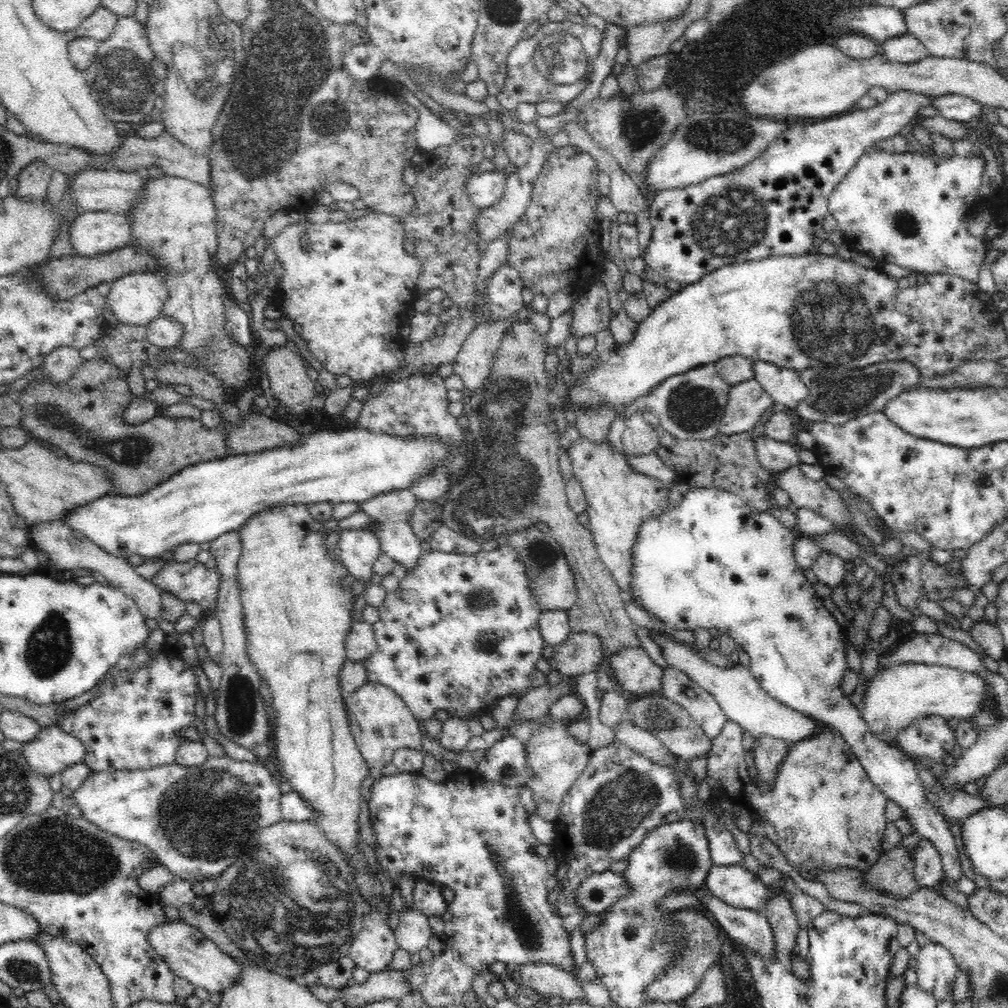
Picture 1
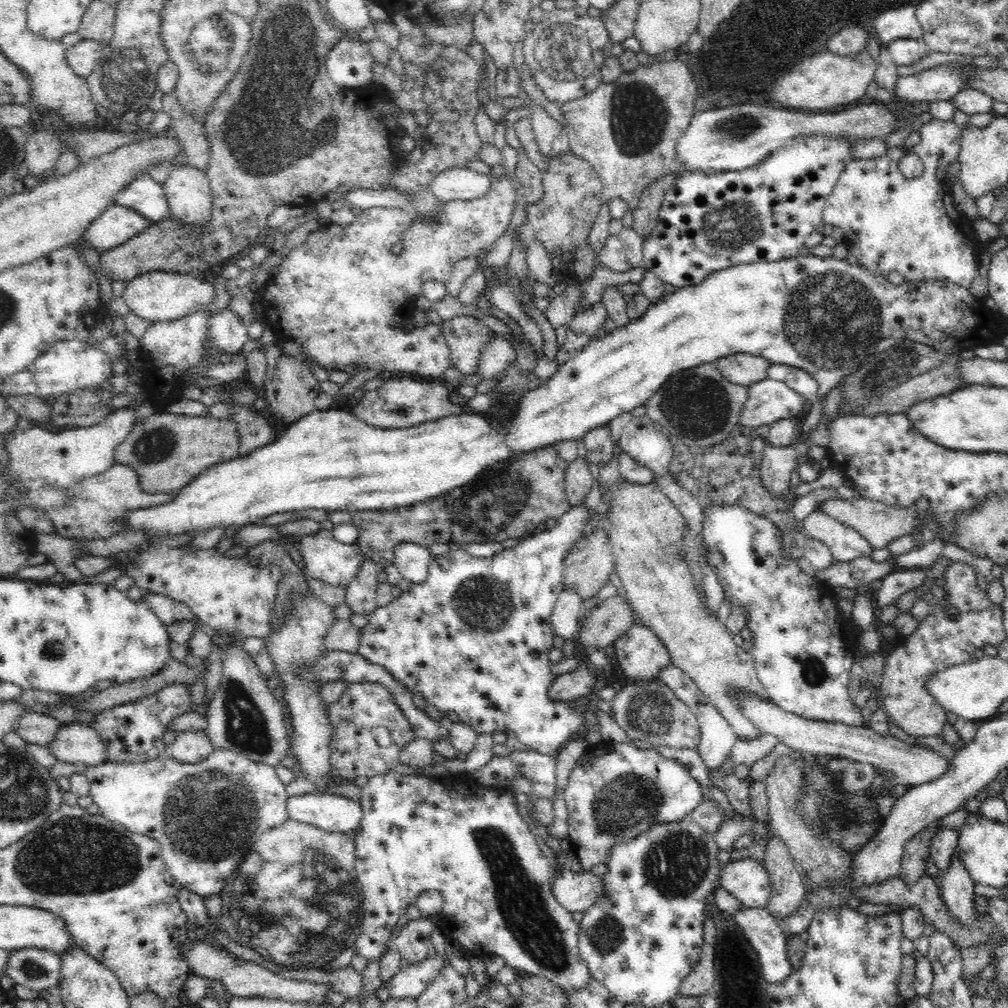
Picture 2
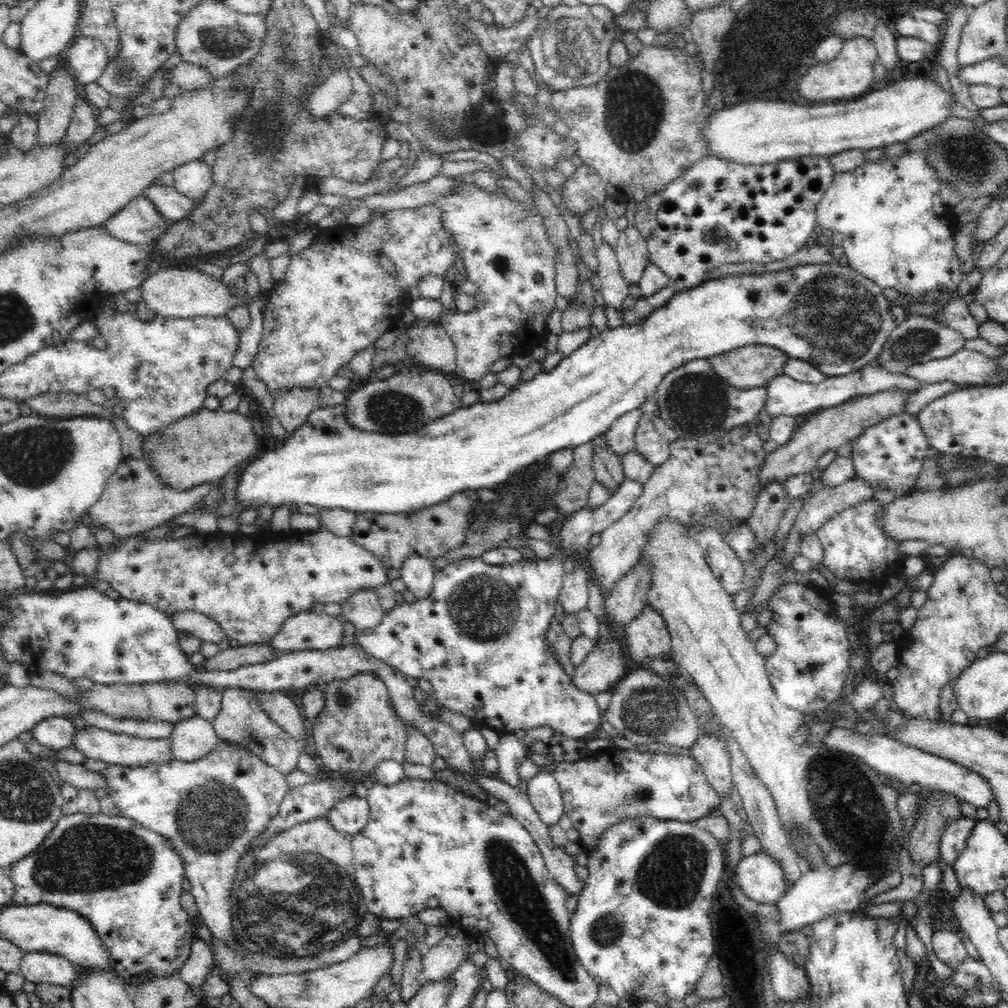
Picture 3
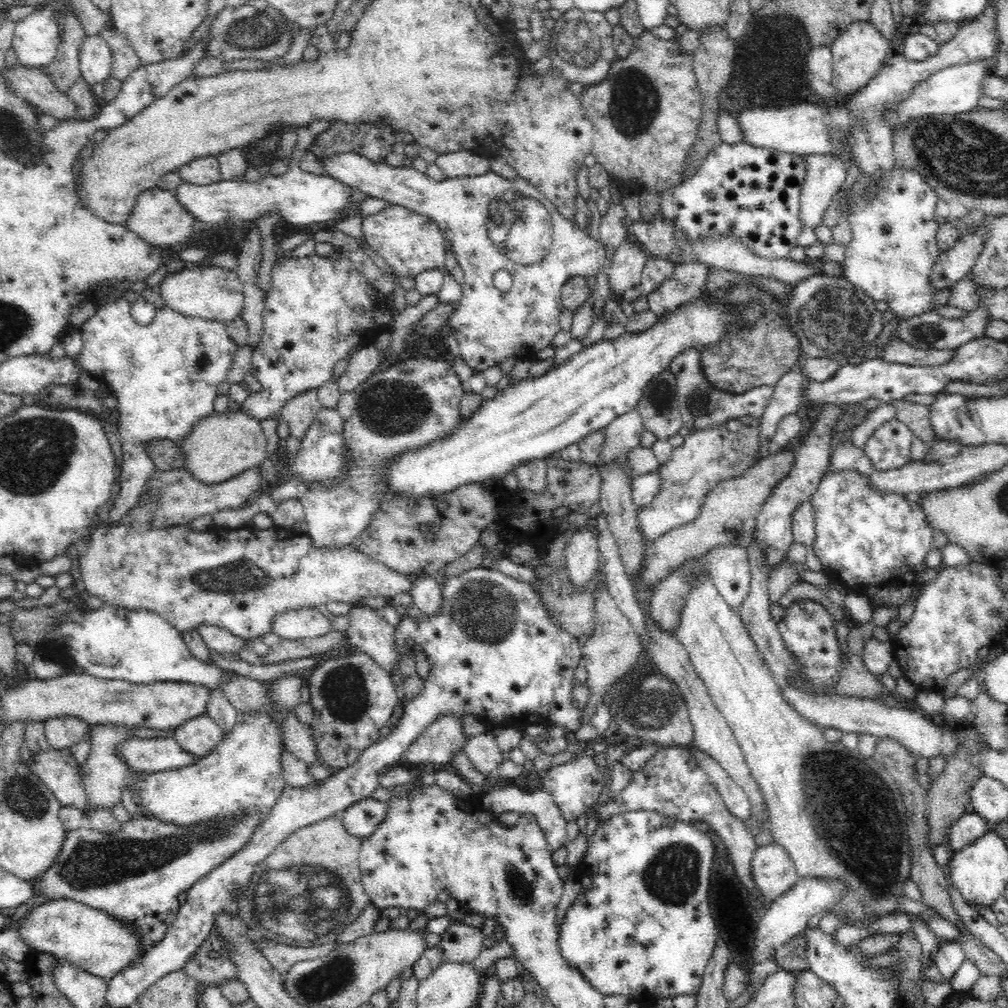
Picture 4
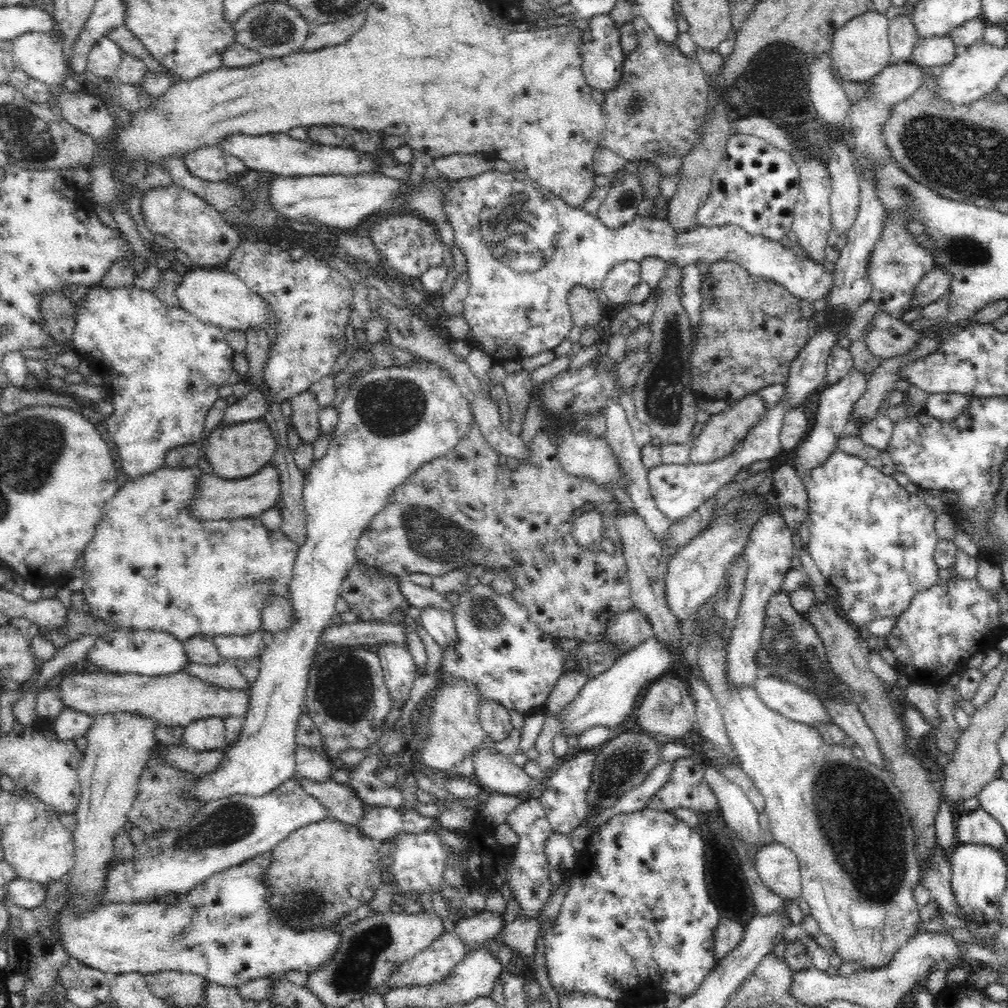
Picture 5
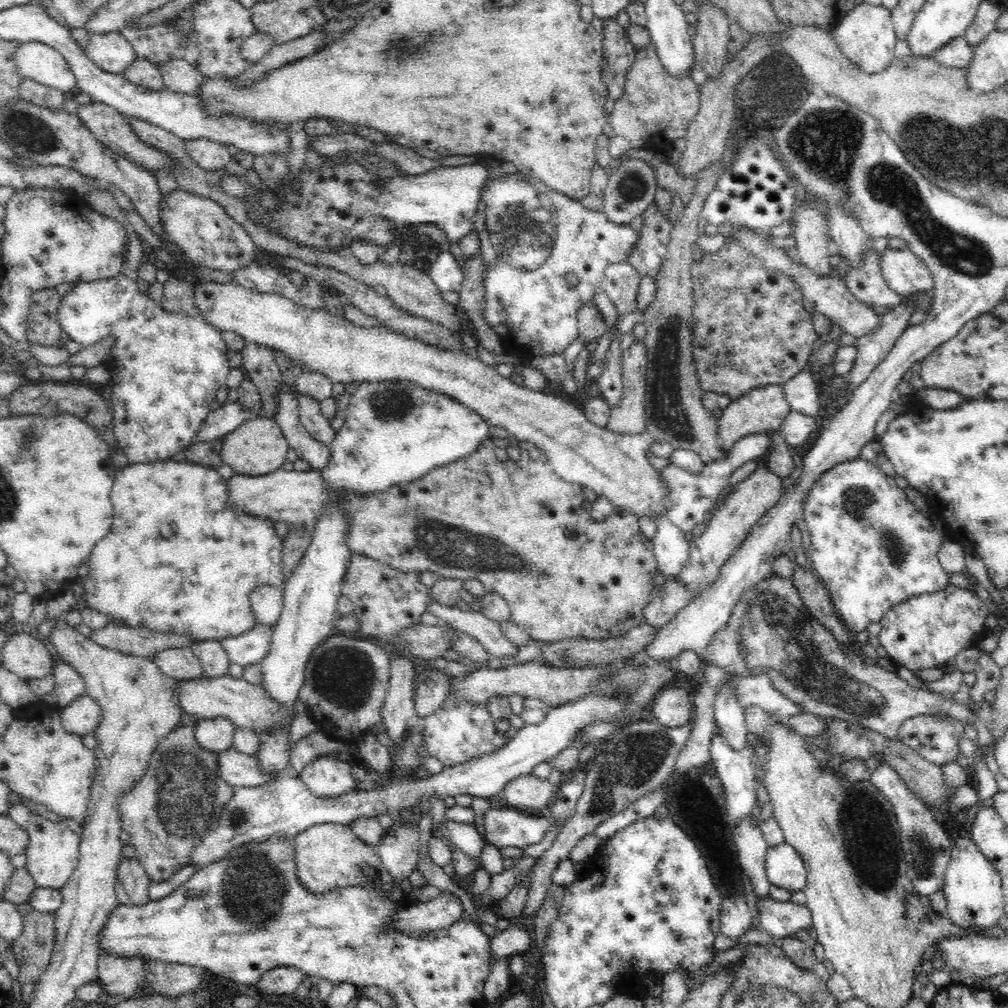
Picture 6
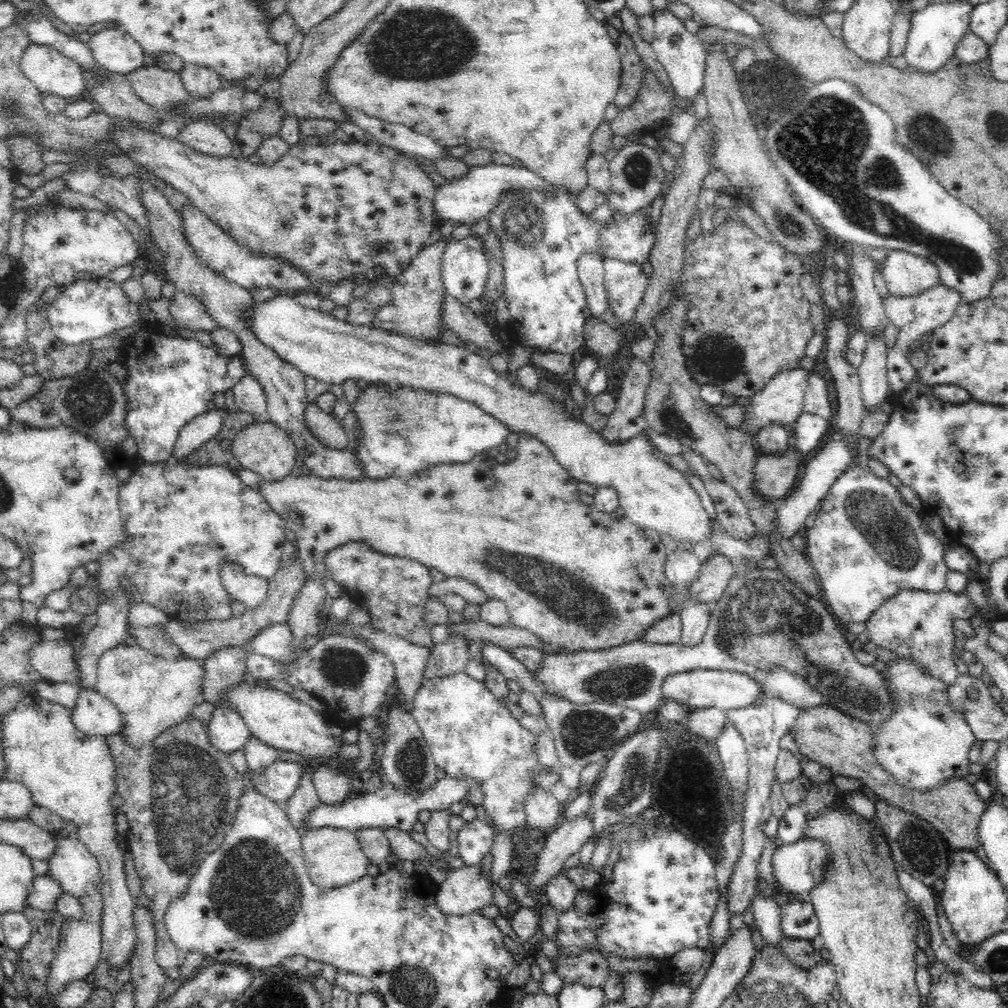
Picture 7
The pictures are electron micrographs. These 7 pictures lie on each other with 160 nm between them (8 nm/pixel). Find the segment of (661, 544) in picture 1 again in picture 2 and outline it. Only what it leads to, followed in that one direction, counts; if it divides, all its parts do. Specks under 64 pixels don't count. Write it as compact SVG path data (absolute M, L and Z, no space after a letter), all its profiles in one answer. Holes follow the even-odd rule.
M716 503L703 509L701 548L707 552L707 563L715 568L717 579L725 591L723 601L730 602L732 609L742 607L746 611L746 619L748 619L746 620L746 628L752 632L752 644L754 645L751 652L751 655L754 657L754 667L756 668L756 673L762 687L766 689L769 700L782 708L782 710L807 719L841 722L842 724L862 728L865 726L864 716L862 716L862 711L852 701L852 697L848 695L849 690L847 689L848 682L850 681L850 671L855 664L854 650L856 650L856 640L854 638L852 620L843 617L838 612L836 606L838 598L831 586L825 585L823 582L816 580L814 576L802 571L796 559L784 557L784 551L782 551L782 532L783 530L777 524L770 521L767 516L754 514L754 512L750 512L750 510L740 506L718 505ZM958 853L951 854L950 864L947 864L943 873L940 892L950 915L964 925L975 925L978 914L974 907L975 883L971 880L964 863L960 861Z

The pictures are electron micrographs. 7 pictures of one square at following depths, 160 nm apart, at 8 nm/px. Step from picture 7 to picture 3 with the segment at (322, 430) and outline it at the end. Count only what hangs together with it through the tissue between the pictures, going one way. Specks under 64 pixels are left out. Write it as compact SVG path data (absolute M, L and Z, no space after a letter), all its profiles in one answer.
M300 387L289 388L288 392L282 392L273 400L271 414L291 433L306 422L313 410L320 408L318 389L316 387L308 390L300 390Z

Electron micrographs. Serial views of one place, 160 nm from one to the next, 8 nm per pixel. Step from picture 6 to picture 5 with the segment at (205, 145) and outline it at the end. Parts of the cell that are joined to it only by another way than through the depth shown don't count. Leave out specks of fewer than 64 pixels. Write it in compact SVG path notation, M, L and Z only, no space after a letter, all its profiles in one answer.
M209 146L195 149L184 157L184 165L189 174L210 182L227 181L227 156L220 147Z

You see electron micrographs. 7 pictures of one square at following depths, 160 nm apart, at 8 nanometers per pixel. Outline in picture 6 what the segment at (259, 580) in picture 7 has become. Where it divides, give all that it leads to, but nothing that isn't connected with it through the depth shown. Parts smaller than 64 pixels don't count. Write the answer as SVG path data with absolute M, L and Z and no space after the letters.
M260 585L250 591L249 600L256 623L274 627L283 612L283 586Z

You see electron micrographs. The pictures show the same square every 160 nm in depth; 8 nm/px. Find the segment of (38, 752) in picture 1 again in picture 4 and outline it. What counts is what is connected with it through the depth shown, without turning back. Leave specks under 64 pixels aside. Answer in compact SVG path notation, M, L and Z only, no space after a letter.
M132 738L118 746L116 754L133 770L164 772L184 768L200 757L186 753L174 738Z

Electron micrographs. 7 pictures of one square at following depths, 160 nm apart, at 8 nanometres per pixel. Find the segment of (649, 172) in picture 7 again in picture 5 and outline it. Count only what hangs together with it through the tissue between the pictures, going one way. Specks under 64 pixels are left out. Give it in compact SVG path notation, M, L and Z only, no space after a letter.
M623 172L616 177L608 195L598 211L598 218L606 228L618 230L628 224L636 215L638 205L644 200L642 185L636 173Z

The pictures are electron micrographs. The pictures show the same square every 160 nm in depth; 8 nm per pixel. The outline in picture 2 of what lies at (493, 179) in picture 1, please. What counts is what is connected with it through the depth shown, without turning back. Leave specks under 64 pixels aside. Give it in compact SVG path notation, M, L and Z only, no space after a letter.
M452 168L436 176L429 185L431 194L445 204L450 201L472 201L483 198L491 192L493 180L488 174L473 172L469 168Z

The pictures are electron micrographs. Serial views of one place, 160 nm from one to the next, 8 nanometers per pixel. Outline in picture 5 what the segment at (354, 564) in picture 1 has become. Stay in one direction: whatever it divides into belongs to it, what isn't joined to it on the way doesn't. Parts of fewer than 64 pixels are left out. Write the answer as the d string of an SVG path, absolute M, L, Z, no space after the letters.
M384 642L374 649L380 657L385 673L385 684L392 695L393 702L402 707L416 678L417 667L409 650L400 644Z

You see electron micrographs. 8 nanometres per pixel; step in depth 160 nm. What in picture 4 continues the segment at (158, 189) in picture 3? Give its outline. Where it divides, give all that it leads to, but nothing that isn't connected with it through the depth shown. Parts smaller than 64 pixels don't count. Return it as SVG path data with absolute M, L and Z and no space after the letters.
M329 120L314 121L307 129L297 130L297 145L293 149L288 172L274 176L262 174L262 179L254 184L244 178L242 181L224 181L207 186L195 186L182 182L176 188L176 197L196 220L208 222L210 226L220 224L234 224L260 218L264 214L277 211L281 220L297 226L310 226L316 222L325 222L332 226L342 221L346 207L351 204L348 200L354 194L354 188L340 183L330 175L314 175L301 170L301 157L306 150L310 150L315 137L325 132L333 122Z

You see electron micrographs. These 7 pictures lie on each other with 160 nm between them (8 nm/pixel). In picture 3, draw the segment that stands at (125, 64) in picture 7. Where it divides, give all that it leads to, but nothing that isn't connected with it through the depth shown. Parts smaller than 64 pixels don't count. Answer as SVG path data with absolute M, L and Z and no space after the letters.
M80 35L68 46L63 60L82 88L90 82L96 82L106 68L109 56L102 42Z

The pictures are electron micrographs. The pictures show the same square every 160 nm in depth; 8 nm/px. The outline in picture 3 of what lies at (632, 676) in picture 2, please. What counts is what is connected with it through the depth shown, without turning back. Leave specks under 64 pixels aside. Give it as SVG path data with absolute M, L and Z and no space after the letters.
M647 605L621 631L621 636L625 654L640 668L647 659L666 659L671 652L671 637L666 621Z

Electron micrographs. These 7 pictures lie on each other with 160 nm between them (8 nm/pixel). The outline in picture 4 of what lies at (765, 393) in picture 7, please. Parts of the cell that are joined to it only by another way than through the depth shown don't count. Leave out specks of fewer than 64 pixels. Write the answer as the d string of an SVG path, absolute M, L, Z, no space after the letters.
M753 416L728 420L706 430L693 431L681 446L673 448L671 457L657 468L658 476L661 476L657 495L637 514L645 544L652 544L669 530L692 522L700 512L705 496L716 484L744 475L748 467L757 463L755 456L761 446L759 424L759 419Z

